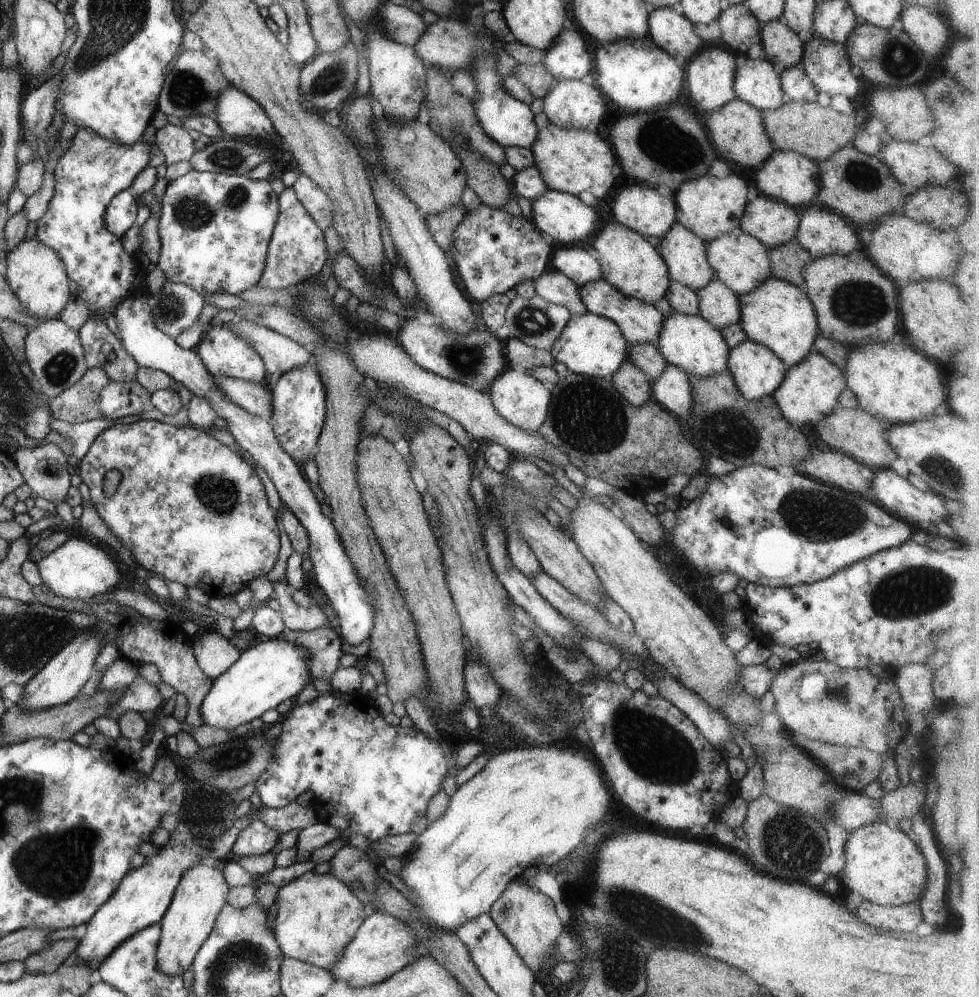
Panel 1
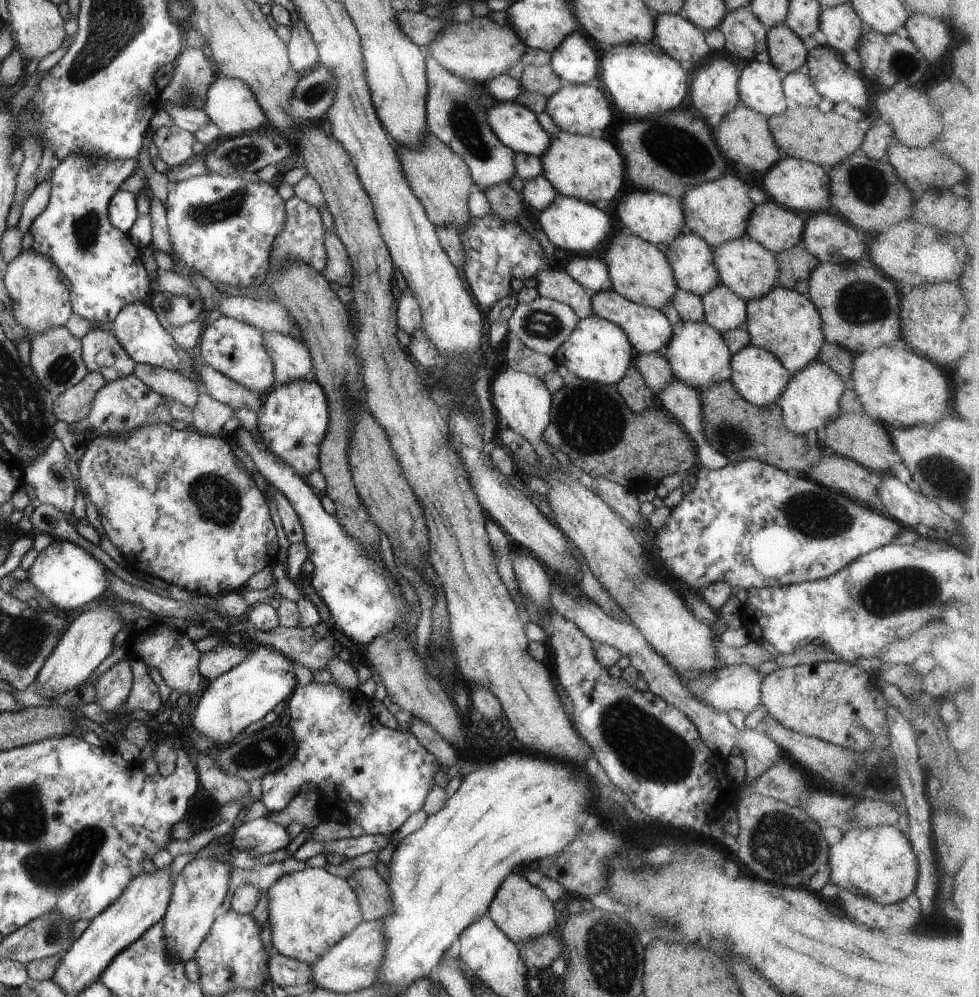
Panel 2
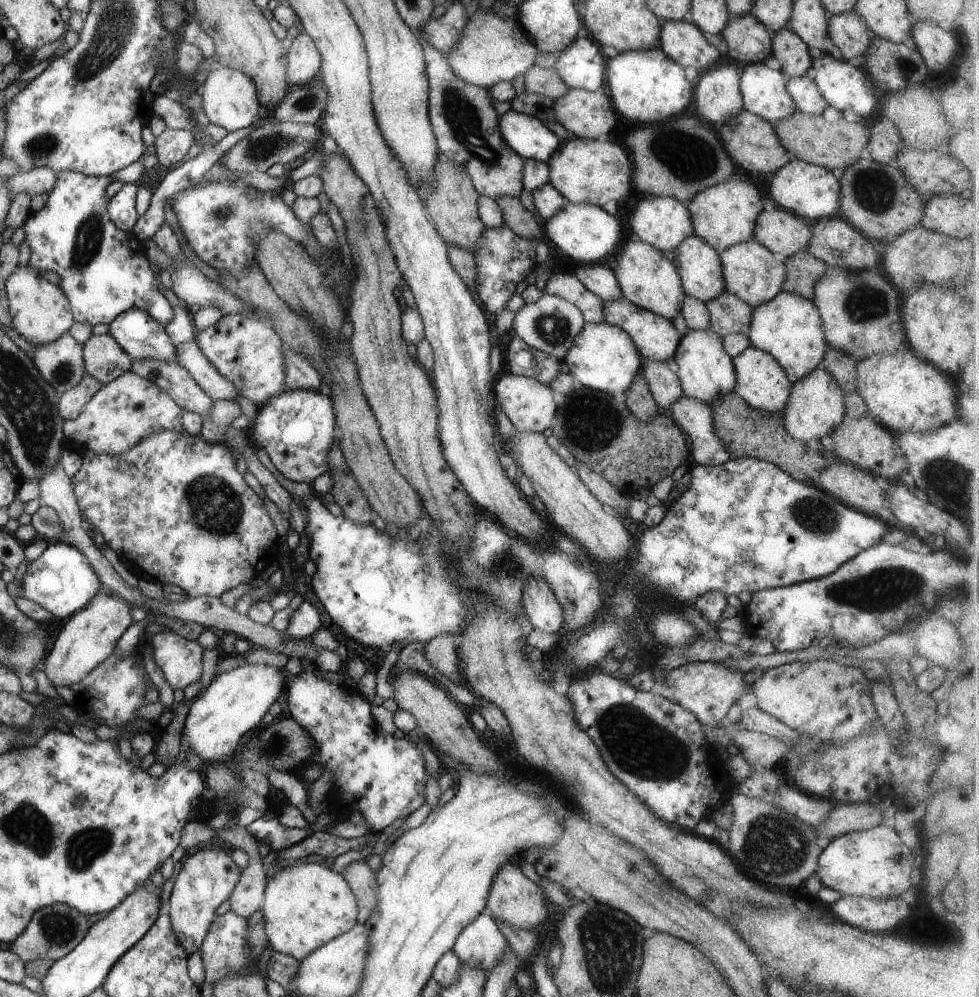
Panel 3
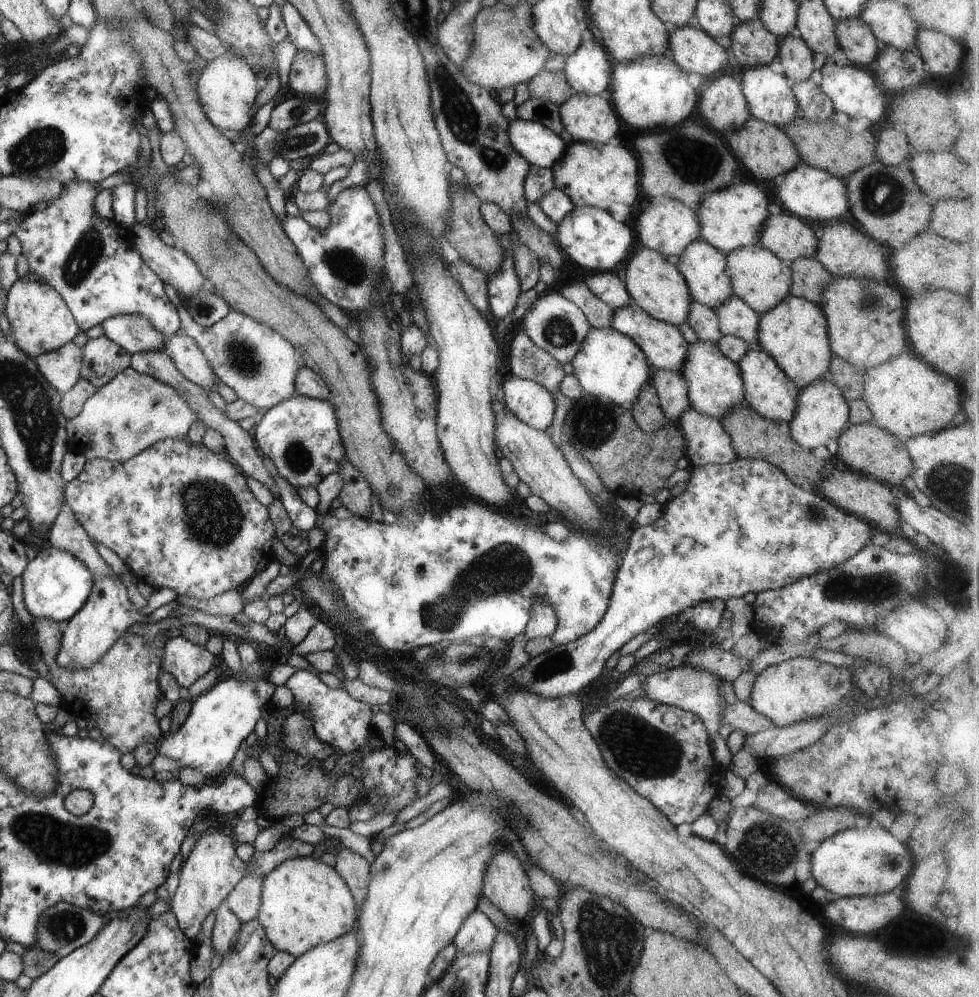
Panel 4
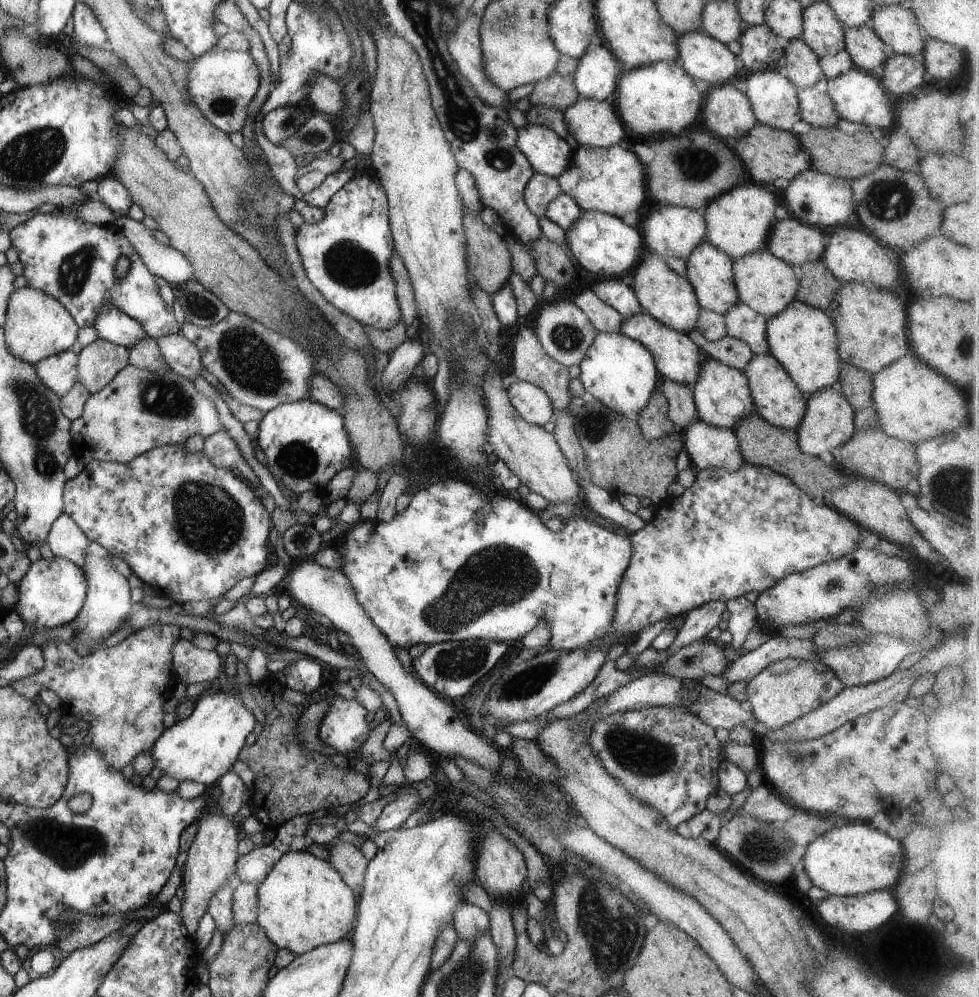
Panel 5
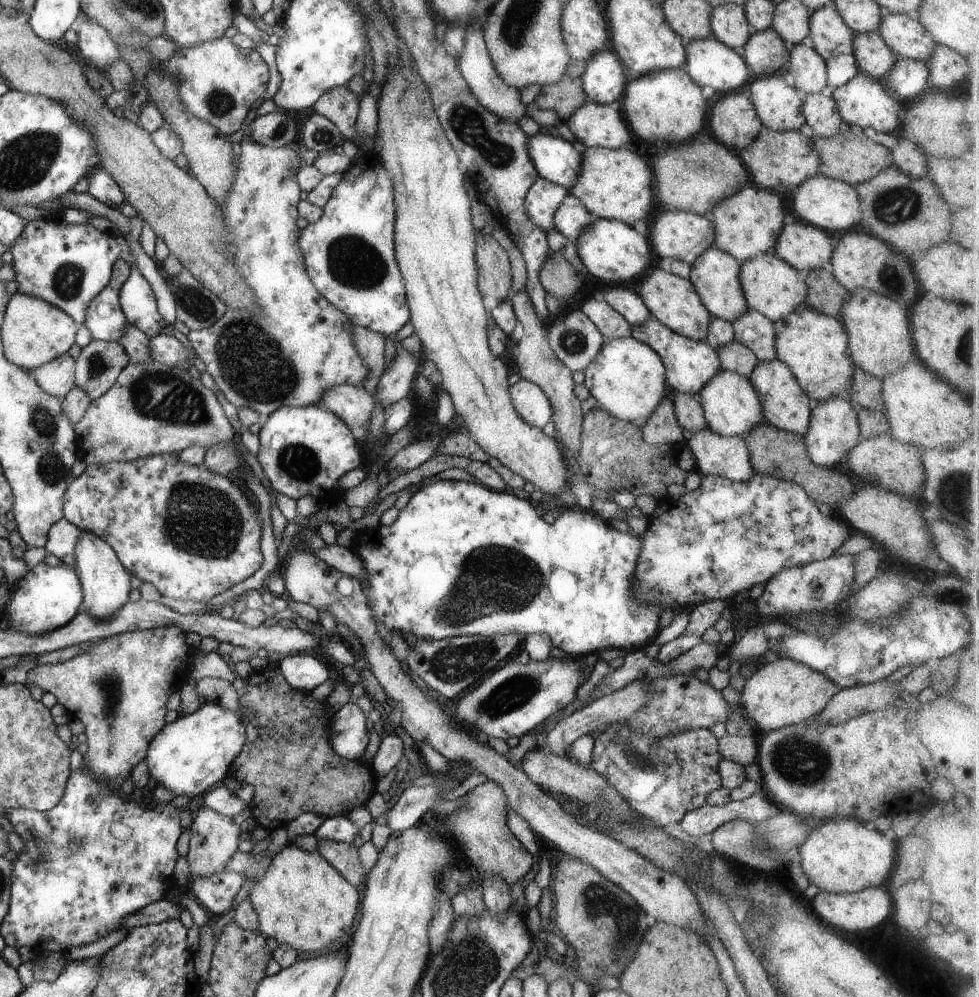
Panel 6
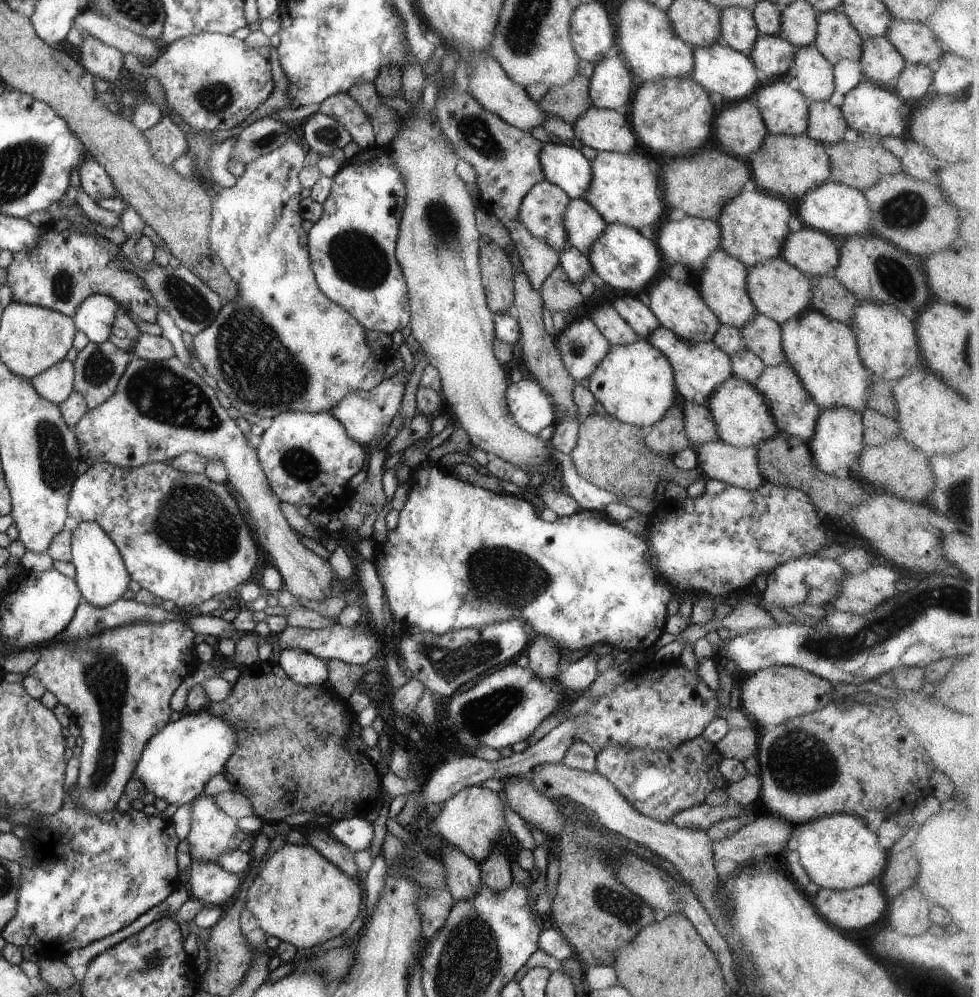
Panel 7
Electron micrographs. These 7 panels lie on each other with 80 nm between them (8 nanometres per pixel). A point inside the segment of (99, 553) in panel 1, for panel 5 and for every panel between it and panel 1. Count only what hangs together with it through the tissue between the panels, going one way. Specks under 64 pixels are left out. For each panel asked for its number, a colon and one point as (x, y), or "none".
2: (69, 576)
3: (62, 580)
4: (56, 584)
5: (52, 592)

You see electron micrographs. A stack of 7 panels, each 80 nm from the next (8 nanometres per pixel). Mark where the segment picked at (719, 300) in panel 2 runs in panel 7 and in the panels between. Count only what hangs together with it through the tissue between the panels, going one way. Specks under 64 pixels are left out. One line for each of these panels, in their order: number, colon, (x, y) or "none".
3: (727, 313)
4: (735, 317)
5: (741, 321)
6: (754, 330)
7: (761, 336)

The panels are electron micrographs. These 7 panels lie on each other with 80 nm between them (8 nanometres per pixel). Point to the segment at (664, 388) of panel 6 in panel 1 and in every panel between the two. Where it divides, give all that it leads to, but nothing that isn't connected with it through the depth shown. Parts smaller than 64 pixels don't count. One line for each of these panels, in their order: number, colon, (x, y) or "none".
1: (589, 345)
2: (597, 350)
3: (602, 357)
4: (609, 365)
5: (619, 372)

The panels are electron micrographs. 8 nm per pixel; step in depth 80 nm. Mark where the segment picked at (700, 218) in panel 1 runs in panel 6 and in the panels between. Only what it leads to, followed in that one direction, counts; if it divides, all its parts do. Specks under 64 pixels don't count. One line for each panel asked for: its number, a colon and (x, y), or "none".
2: (717, 211)
3: (724, 214)
4: (731, 218)
5: (738, 222)
6: (748, 223)

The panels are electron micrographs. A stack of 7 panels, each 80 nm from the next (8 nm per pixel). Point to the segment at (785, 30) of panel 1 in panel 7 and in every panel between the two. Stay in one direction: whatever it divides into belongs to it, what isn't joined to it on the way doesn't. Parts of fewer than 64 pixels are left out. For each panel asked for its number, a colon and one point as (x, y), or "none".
2: (786, 51)
3: (795, 57)
4: (796, 57)
5: (802, 67)
6: (808, 72)
7: (812, 74)

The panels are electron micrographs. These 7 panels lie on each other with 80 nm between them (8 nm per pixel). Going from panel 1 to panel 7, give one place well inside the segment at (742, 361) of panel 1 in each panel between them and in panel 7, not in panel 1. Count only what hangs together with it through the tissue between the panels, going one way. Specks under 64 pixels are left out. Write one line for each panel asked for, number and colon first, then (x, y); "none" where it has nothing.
2: (759, 377)
3: (761, 382)
4: (766, 388)
5: (776, 398)
6: (786, 406)
7: (794, 412)

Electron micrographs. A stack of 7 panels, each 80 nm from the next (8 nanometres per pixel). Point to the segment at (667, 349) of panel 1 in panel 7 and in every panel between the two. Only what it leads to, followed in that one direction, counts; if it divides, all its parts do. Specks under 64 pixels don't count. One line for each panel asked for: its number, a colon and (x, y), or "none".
2: (697, 354)
3: (705, 369)
4: (714, 385)
5: (721, 393)
6: (730, 403)
7: (739, 411)

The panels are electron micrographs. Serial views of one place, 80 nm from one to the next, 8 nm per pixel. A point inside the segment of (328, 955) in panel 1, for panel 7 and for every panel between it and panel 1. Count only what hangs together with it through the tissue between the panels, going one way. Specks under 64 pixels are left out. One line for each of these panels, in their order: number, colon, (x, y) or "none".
2: (310, 911)
3: (305, 907)
4: (305, 903)
5: (303, 902)
6: (302, 901)
7: (299, 896)

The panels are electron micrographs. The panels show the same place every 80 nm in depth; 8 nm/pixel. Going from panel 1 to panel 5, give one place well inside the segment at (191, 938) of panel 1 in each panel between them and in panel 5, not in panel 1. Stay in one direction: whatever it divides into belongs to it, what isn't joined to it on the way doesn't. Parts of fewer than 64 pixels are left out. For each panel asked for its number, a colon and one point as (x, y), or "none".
2: (199, 890)
3: (207, 878)
4: (211, 871)
5: (211, 862)

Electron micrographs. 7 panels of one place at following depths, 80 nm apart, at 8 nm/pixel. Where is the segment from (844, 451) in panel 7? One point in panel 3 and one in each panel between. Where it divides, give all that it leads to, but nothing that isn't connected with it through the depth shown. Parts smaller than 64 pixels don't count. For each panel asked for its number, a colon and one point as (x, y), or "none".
3: (815, 407)
4: (822, 413)
5: (828, 421)
6: (833, 431)

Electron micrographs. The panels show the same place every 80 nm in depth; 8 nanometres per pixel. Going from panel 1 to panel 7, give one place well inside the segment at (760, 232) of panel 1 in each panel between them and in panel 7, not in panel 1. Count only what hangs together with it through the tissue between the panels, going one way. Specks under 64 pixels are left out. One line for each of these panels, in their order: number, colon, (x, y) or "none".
2: (775, 227)
3: (782, 232)
4: (789, 237)
5: (791, 240)
6: (805, 247)
7: (813, 252)

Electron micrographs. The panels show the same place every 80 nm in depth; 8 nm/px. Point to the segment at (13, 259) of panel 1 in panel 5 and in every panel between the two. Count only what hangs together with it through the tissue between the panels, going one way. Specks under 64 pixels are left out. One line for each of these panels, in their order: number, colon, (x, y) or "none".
2: (41, 301)
3: (41, 312)
4: (41, 321)
5: (38, 325)

